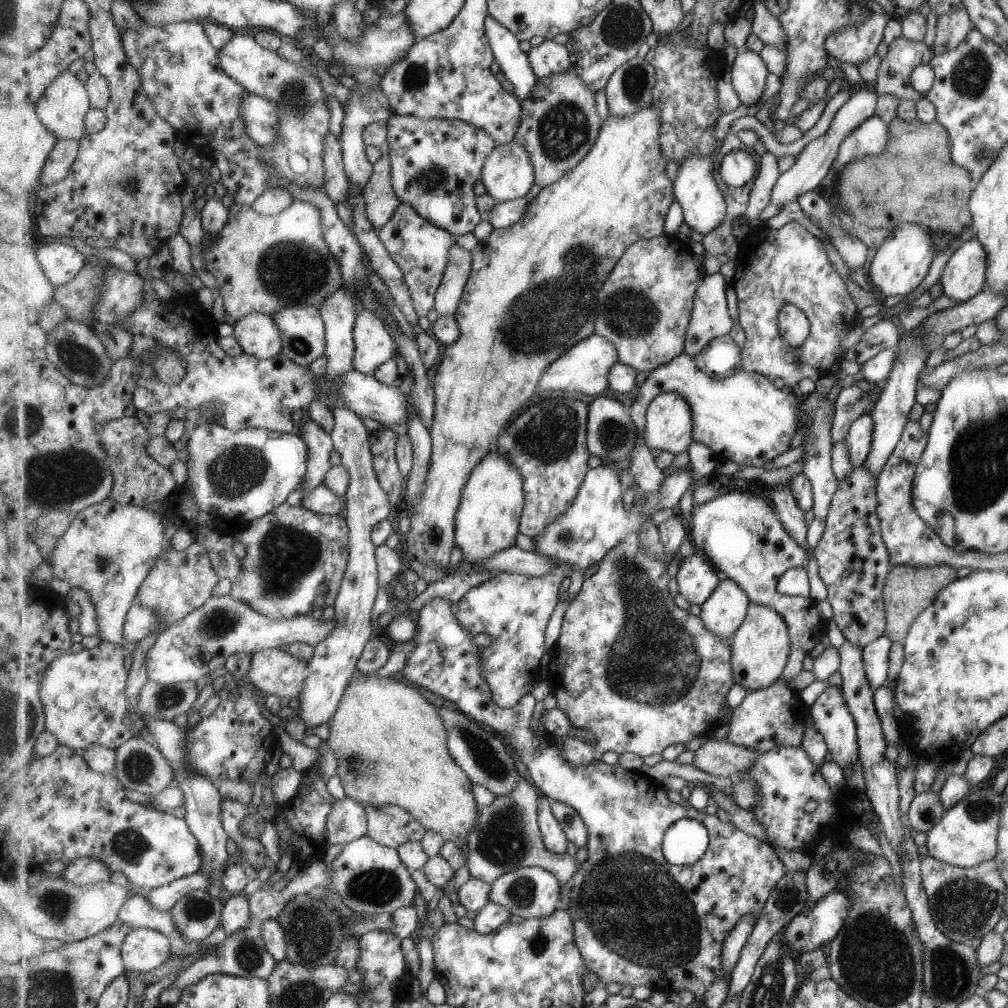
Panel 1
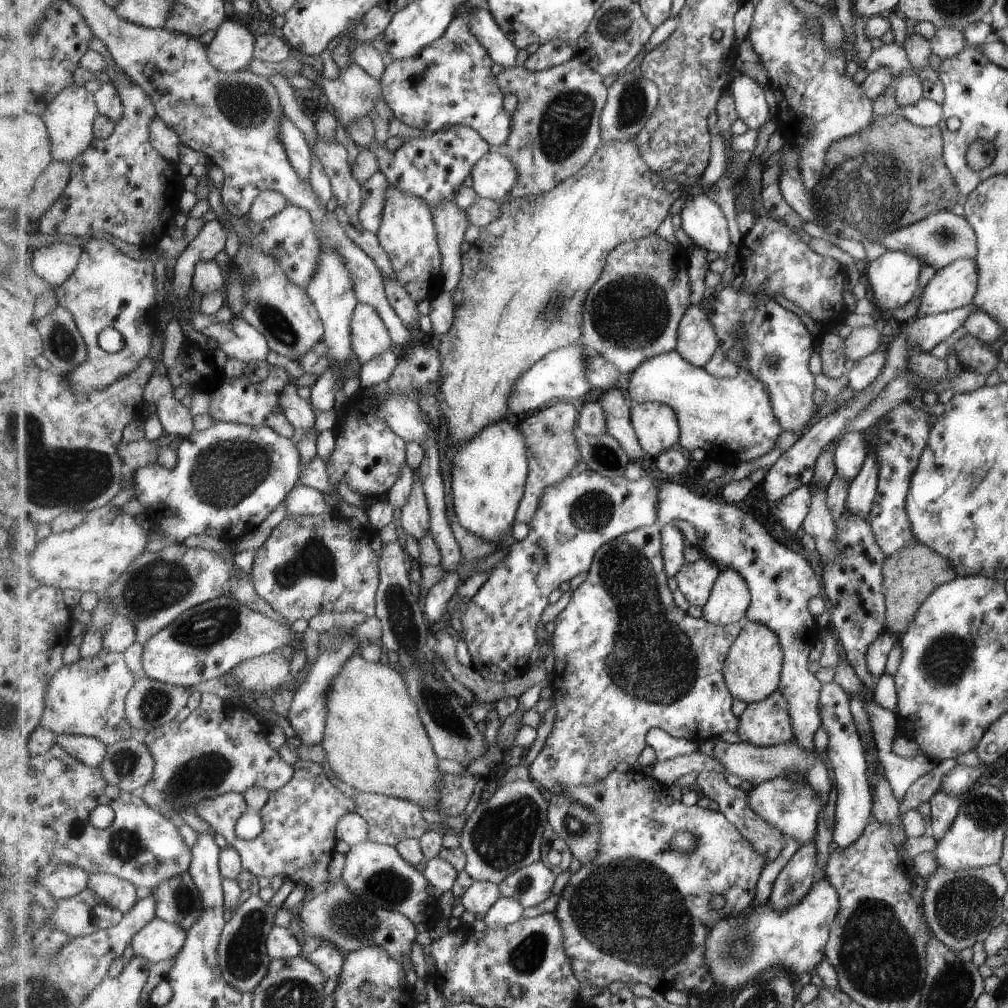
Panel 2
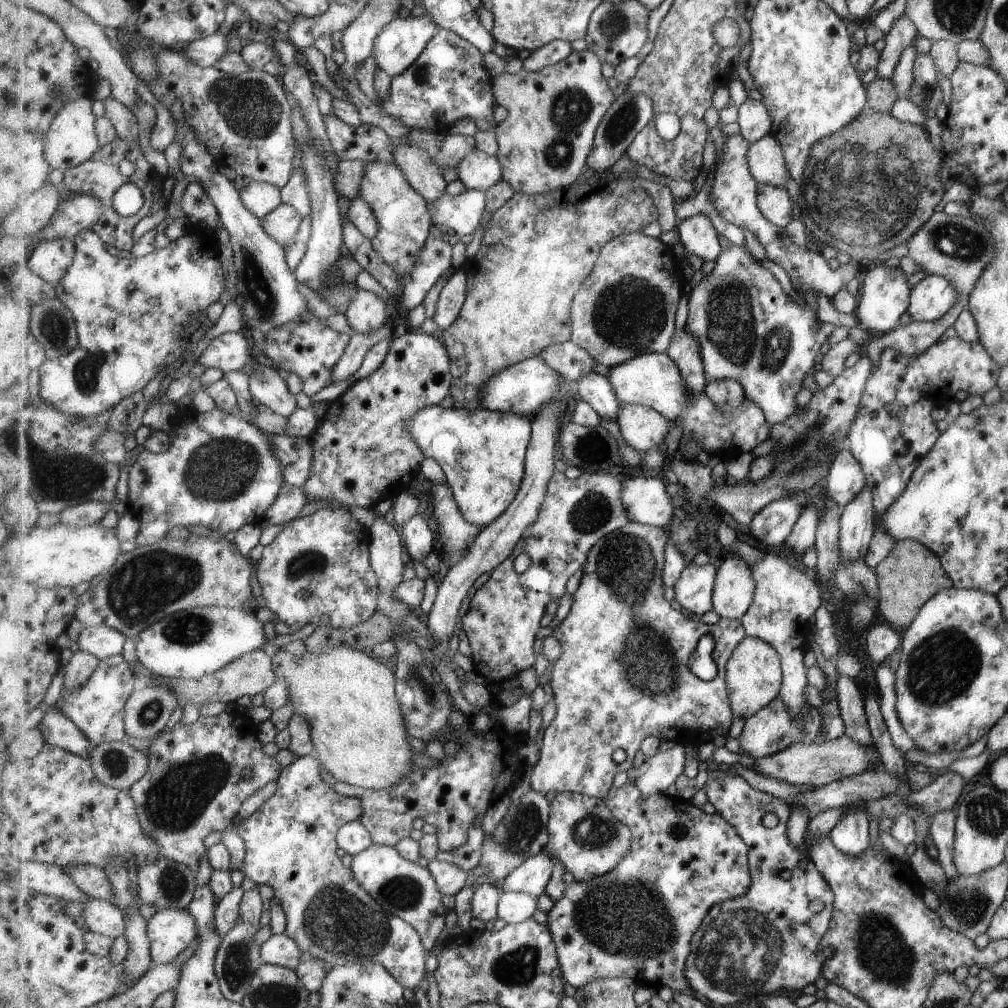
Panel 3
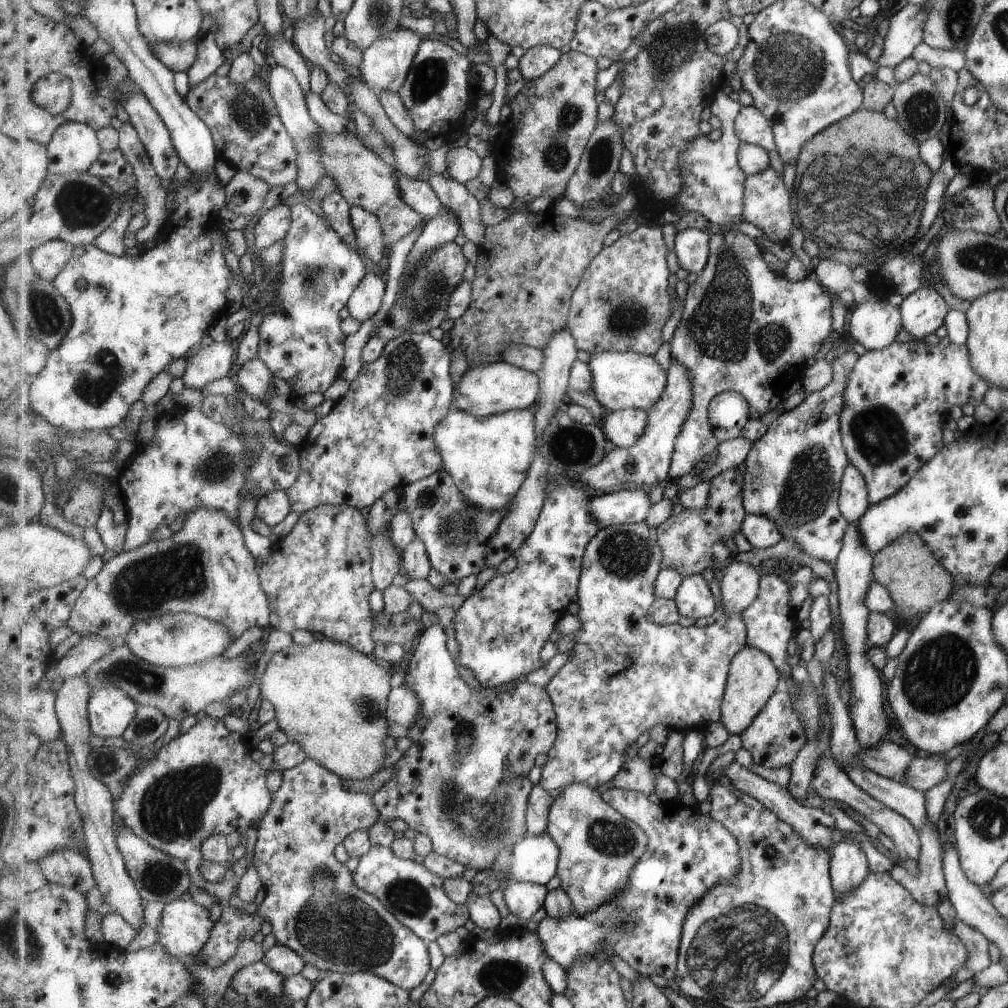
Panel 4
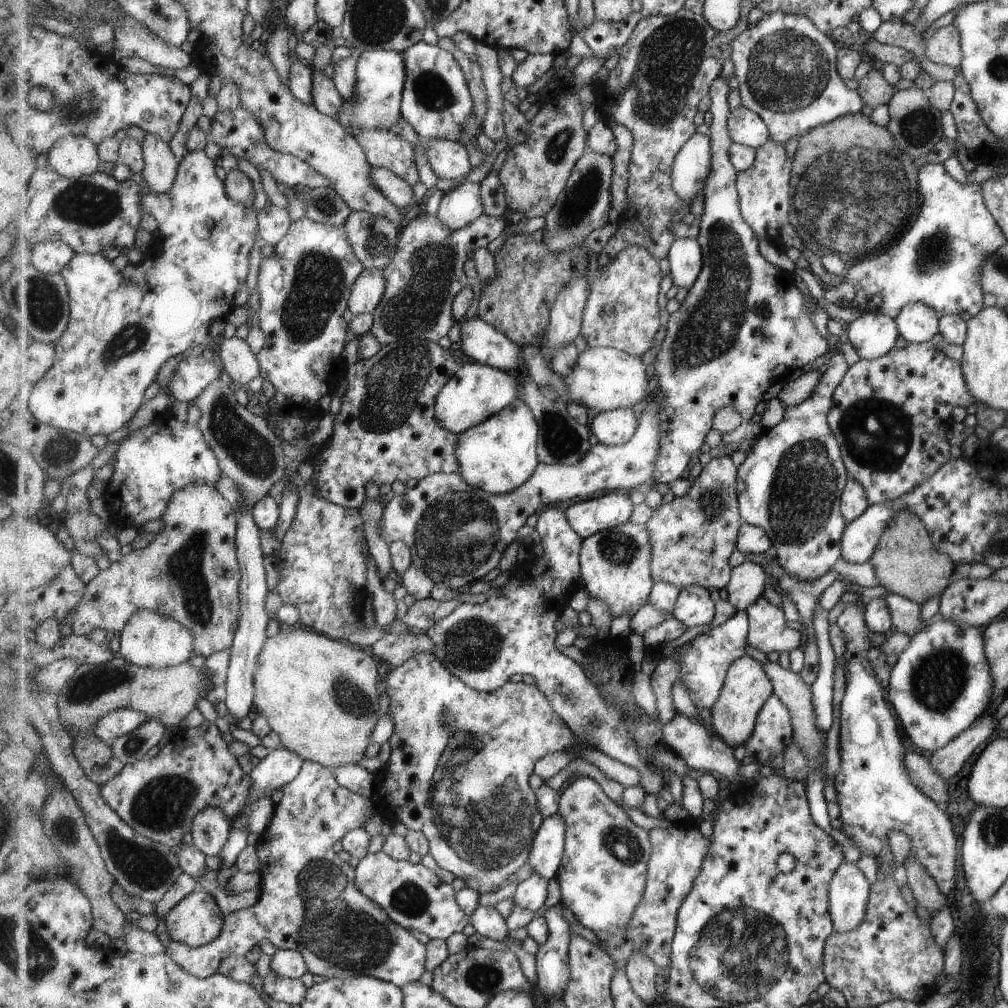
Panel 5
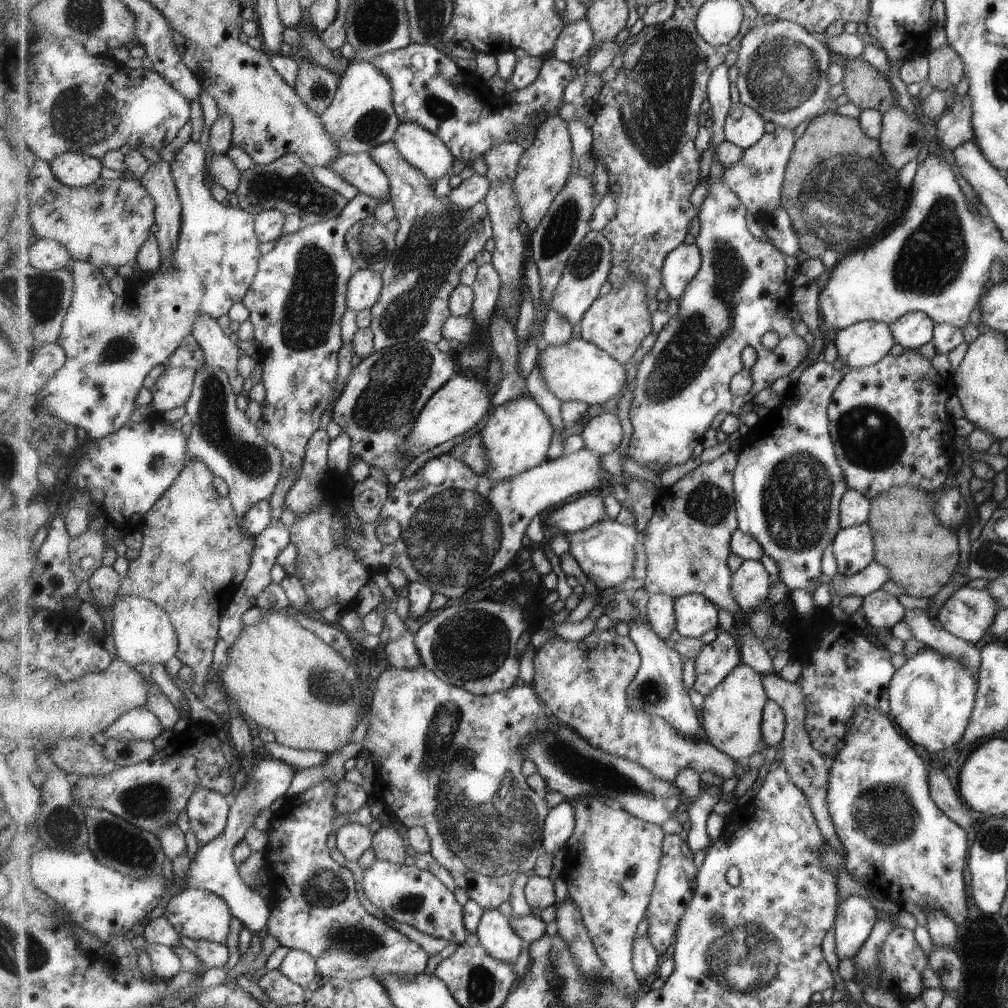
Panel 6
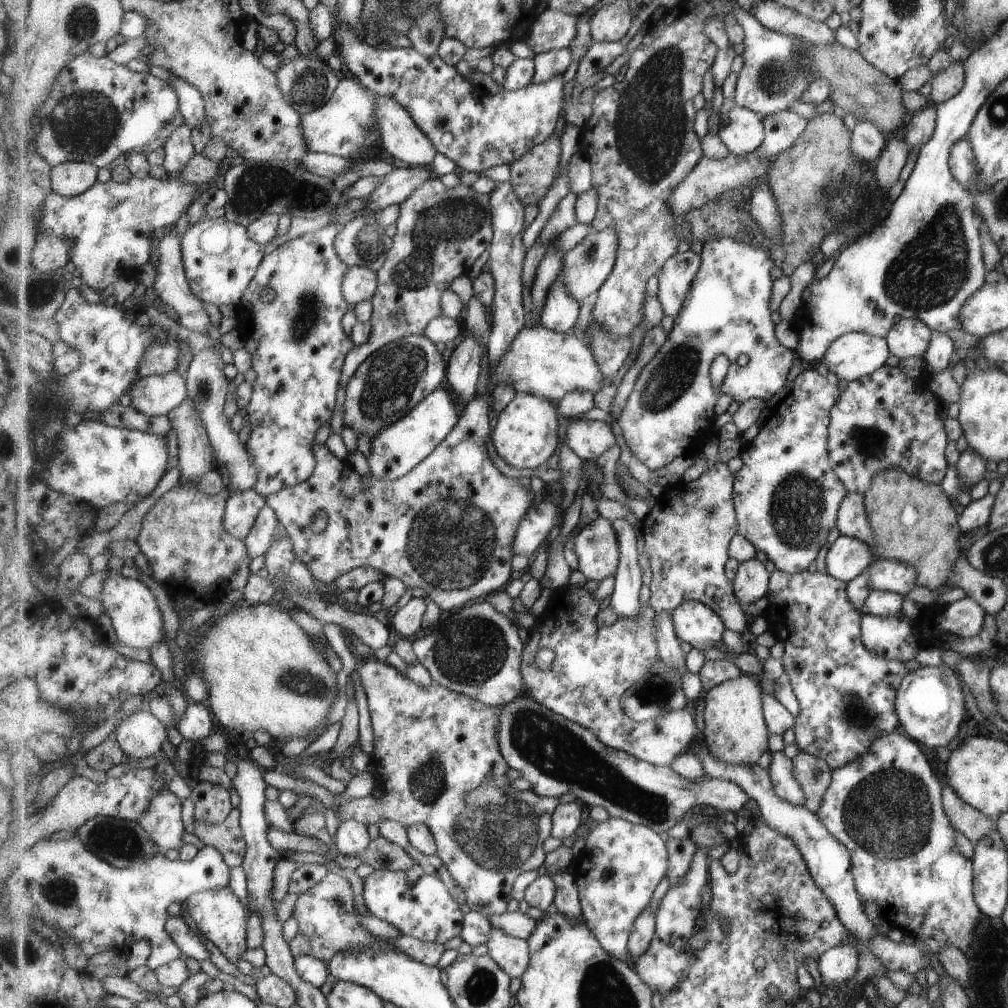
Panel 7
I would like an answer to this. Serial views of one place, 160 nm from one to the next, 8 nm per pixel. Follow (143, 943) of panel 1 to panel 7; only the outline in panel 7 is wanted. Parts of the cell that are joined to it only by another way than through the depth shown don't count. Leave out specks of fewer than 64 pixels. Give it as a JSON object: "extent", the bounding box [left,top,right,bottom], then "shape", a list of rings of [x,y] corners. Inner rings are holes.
{"extent":[180,886,252,963],"shape":[[[231,886],[221,888],[221,890],[194,893],[180,905],[186,915],[193,920],[197,930],[217,946],[229,961],[236,963],[247,952],[247,922],[252,912],[243,906],[243,902],[237,898]]]}

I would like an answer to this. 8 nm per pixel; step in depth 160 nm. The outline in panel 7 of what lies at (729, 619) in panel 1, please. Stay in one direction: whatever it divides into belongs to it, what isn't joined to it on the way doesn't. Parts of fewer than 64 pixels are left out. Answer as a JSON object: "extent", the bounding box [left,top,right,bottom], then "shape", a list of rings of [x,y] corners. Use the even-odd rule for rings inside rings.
{"extent":[733,558,772,606],"shape":[[[757,558],[740,564],[733,580],[734,592],[743,606],[753,605],[770,592],[772,574]]]}

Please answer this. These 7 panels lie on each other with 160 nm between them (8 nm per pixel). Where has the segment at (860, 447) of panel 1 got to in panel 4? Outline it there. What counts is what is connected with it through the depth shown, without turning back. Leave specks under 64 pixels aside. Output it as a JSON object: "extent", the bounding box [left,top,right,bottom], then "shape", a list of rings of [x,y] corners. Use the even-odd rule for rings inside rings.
{"extent":[838,464,868,523],"shape":[[[851,464],[844,468],[840,480],[838,504],[841,514],[849,523],[857,521],[868,510],[867,482]]]}

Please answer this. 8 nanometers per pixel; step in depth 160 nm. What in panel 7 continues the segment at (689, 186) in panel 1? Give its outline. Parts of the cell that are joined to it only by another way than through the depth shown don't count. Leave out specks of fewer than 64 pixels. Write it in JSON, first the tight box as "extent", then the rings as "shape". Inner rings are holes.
{"extent":[658,250,702,320],"shape":[[[693,250],[677,252],[665,262],[659,274],[658,298],[663,304],[665,313],[674,320],[683,309],[685,298],[693,287],[702,266],[702,255]]]}

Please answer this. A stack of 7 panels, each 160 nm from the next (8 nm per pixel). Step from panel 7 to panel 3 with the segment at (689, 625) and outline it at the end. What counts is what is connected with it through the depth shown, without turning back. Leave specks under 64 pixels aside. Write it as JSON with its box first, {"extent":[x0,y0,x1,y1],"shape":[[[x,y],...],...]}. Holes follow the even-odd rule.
{"extent":[674,563,718,615],"shape":[[[689,563],[674,586],[675,599],[682,608],[697,615],[714,610],[714,588],[718,566]]]}

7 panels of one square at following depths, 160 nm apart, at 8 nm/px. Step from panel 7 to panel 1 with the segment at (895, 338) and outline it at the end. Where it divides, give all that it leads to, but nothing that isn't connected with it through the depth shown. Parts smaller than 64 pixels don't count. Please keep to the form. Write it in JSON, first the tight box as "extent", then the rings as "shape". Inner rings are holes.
{"extent":[938,236,987,303],"shape":[[[972,236],[949,256],[938,278],[942,294],[955,303],[969,300],[984,287],[986,268],[987,253]]]}

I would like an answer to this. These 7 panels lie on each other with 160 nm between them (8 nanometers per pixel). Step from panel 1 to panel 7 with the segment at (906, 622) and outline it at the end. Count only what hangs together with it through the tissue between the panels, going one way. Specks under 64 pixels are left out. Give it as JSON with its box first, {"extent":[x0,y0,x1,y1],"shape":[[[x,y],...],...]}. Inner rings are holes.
{"extent":[861,468,959,590],"shape":[[[887,468],[873,476],[869,490],[861,495],[864,510],[875,538],[877,559],[891,559],[909,564],[915,570],[915,586],[937,590],[947,582],[947,574],[952,570],[959,556],[959,528],[957,514],[943,494],[940,484],[929,484],[899,468]],[[905,506],[913,506],[917,520],[913,524],[901,524],[899,516]]]}

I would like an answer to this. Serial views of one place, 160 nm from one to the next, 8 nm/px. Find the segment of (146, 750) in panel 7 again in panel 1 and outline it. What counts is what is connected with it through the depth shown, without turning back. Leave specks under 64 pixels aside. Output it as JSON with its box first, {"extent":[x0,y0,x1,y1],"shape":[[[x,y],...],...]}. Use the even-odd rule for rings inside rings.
{"extent":[40,641,136,752],"shape":[[[102,641],[80,653],[65,653],[53,662],[45,675],[40,695],[46,714],[46,728],[55,733],[61,745],[83,752],[92,744],[118,749],[136,736],[128,717],[127,694],[130,670],[125,666],[123,645]]]}

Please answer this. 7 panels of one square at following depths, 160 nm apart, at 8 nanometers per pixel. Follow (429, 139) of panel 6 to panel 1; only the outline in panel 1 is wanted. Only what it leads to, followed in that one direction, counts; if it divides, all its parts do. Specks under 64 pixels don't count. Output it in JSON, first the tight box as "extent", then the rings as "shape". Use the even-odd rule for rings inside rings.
{"extent":[481,140,535,202],"shape":[[[513,140],[495,147],[483,167],[481,181],[485,192],[498,202],[525,196],[535,180],[529,152]]]}

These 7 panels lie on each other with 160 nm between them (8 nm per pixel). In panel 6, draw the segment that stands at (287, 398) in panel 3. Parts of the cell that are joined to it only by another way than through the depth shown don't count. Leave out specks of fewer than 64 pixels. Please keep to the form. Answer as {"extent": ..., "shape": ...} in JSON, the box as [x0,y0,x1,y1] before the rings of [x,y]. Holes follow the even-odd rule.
{"extent":[193,314,245,395],"shape":[[[207,314],[199,316],[193,324],[193,335],[204,352],[205,364],[211,368],[225,370],[237,395],[244,394],[243,380],[245,378],[237,370],[240,348],[225,334],[217,318]]]}

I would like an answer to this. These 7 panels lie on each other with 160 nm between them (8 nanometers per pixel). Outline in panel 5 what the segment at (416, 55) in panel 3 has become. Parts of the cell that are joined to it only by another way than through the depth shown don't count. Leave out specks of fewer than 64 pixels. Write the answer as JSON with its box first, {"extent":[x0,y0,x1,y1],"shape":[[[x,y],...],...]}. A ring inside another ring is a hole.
{"extent":[339,49,407,136],"shape":[[[380,49],[363,51],[358,59],[356,104],[343,104],[339,112],[339,122],[355,136],[359,128],[365,128],[365,130],[385,128],[391,131],[395,122],[401,118],[406,80],[407,64],[403,60],[403,52]]]}

